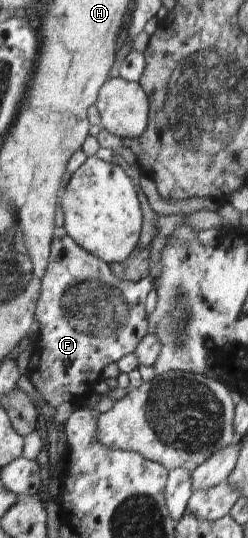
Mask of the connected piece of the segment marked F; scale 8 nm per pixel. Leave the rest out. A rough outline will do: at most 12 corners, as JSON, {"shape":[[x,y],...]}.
{"shape":[[55,229],[26,374],[81,406],[147,334],[155,280]]}

